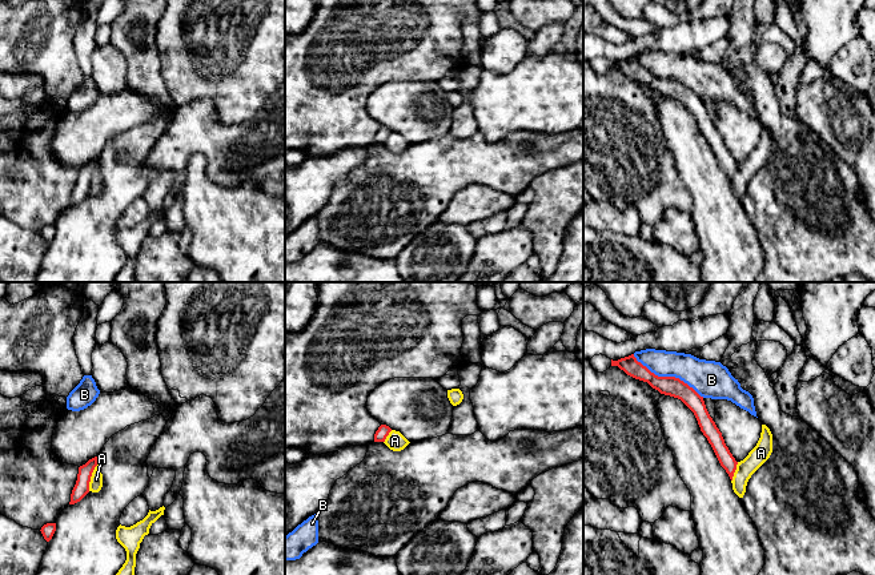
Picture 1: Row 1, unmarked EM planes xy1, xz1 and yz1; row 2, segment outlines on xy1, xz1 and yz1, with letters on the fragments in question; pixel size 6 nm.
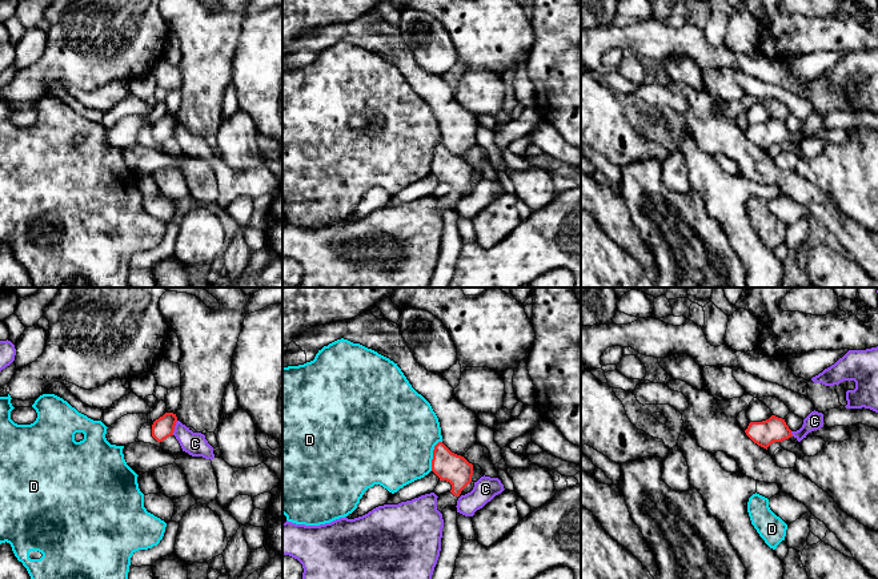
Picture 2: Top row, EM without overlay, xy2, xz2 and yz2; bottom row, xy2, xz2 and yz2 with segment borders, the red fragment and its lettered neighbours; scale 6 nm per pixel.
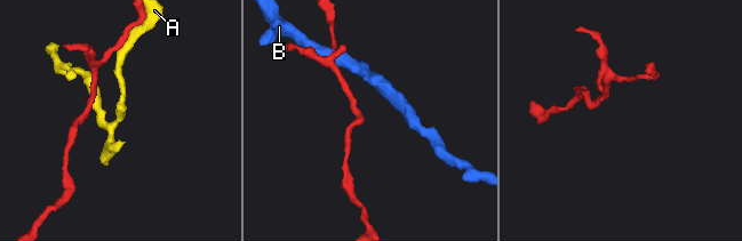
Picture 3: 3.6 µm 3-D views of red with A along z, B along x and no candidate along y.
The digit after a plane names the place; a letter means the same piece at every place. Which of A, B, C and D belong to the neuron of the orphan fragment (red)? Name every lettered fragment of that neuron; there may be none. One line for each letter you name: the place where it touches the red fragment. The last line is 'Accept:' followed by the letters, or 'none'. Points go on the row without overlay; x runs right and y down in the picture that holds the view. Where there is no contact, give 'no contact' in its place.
Accept: none

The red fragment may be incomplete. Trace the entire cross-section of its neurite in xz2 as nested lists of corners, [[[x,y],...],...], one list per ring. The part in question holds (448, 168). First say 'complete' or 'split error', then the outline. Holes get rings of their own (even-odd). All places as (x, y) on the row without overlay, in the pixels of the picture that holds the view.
split error | [[[438,144],[433,152],[432,173],[452,186],[449,194],[437,200],[437,212],[442,214],[446,208],[457,208],[461,193],[472,184],[473,166]]]

